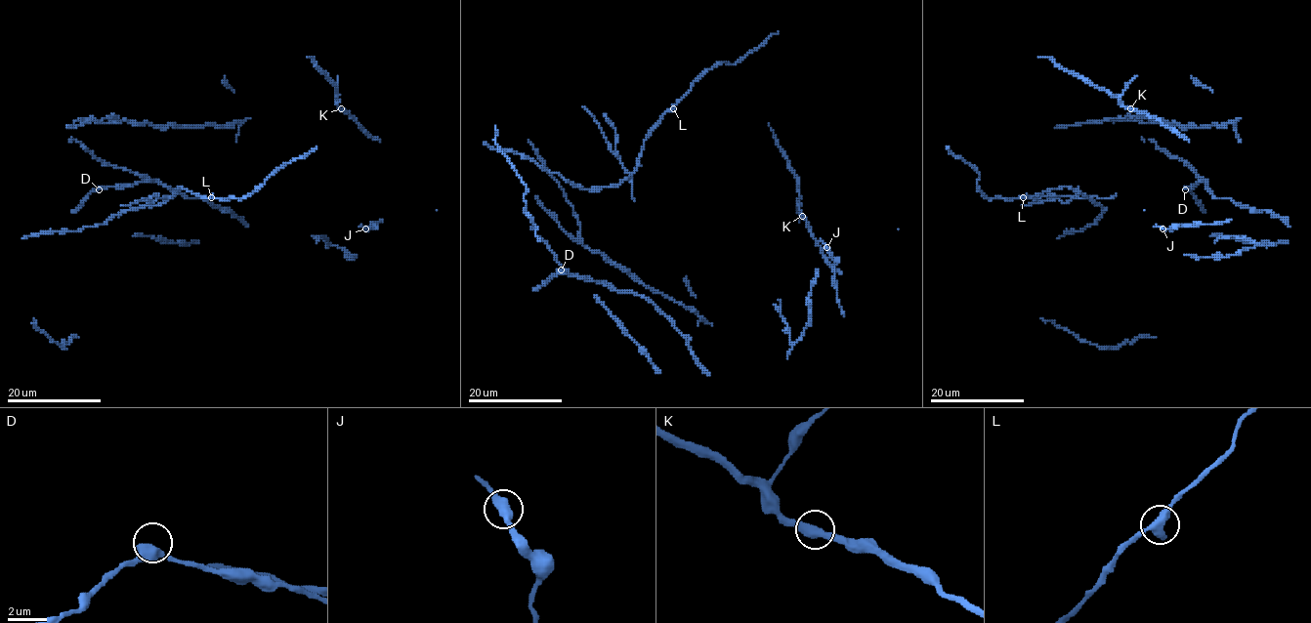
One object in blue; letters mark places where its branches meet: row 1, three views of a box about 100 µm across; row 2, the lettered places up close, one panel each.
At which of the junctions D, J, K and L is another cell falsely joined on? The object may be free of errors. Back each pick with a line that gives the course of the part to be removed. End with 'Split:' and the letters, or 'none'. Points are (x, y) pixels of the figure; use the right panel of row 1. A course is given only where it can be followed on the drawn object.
Split: L

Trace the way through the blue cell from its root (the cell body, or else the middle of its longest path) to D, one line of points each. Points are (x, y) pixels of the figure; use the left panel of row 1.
D: (215, 205), (199, 197), (188, 197), (156, 182), (142, 180), (129, 186), (99, 189)

